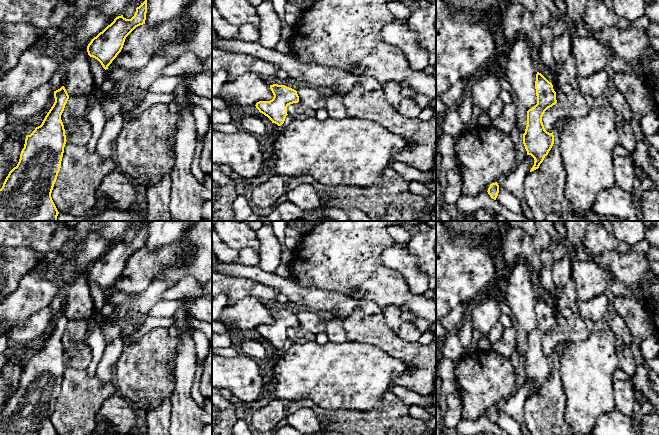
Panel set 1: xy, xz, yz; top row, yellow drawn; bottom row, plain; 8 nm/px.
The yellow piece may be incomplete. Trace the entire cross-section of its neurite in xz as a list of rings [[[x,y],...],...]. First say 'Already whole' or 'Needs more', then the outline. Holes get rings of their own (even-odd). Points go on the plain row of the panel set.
Already whole. [[[273,308],[270,313],[274,319],[270,325],[259,325],[256,327],[256,332],[260,337],[267,340],[272,347],[281,350],[287,338],[287,331],[290,328],[298,327],[299,320],[297,315],[285,309]]]

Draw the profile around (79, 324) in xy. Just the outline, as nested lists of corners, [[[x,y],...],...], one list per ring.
[[[96,310],[88,319],[69,320],[61,344],[71,367],[78,370],[86,370],[92,360],[91,349],[84,342],[86,328],[90,320],[96,317]]]

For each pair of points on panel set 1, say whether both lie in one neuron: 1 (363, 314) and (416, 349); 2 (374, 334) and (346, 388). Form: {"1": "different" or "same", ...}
{"1": "same", "2": "different"}

